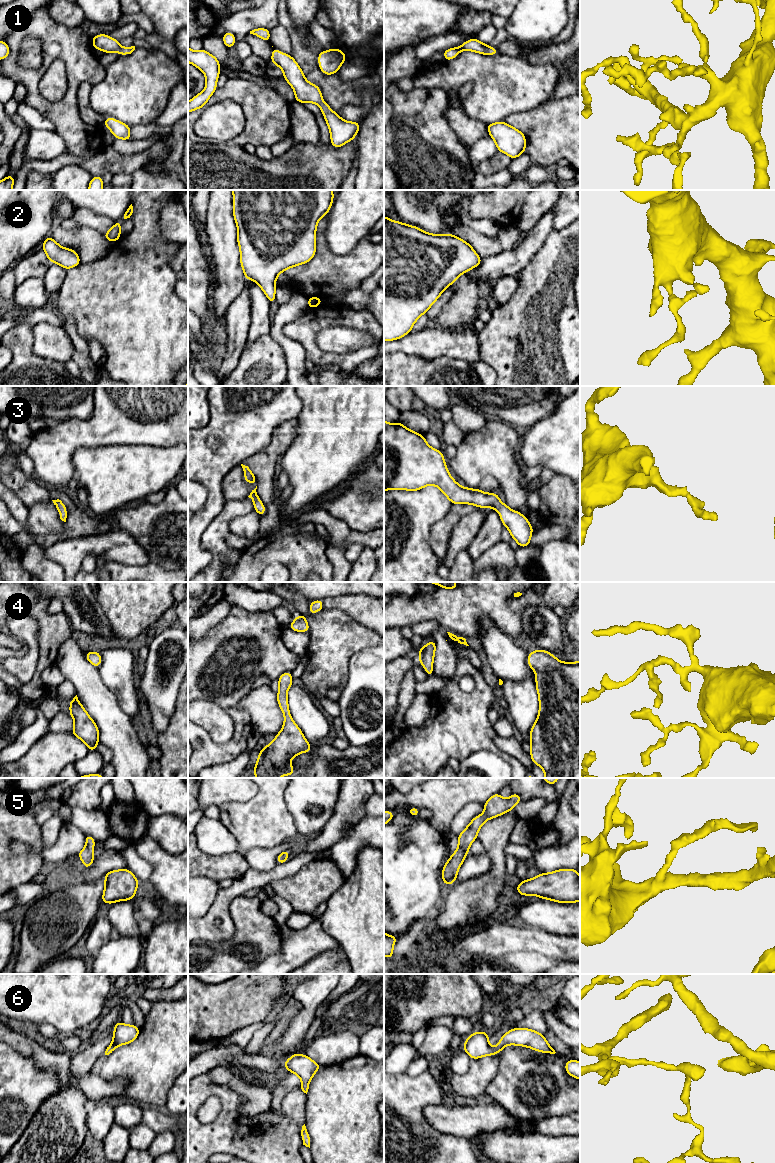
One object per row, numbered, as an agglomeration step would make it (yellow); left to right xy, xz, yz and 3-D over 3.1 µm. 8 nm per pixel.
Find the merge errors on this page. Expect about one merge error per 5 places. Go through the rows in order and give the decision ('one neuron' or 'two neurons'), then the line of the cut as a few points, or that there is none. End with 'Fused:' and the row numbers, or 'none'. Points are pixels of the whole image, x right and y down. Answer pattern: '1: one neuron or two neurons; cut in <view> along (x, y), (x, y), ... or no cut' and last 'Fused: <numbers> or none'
1: one neuron; no cut
2: one neuron; no cut
3: one neuron; no cut
4: one neuron; no cut
5: one neuron; no cut
6: one neuron; no cut
Fused: none

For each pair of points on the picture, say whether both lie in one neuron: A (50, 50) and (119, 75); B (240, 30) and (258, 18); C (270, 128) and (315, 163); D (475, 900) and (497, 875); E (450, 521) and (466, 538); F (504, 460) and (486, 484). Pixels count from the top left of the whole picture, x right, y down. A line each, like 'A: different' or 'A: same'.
A: different
B: same
C: different
D: same
E: different
F: different

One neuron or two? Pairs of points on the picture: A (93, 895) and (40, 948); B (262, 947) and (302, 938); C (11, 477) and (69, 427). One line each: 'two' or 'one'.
A: one
B: two
C: two

